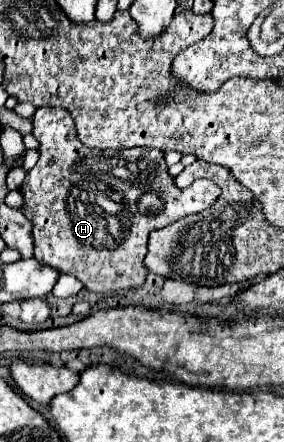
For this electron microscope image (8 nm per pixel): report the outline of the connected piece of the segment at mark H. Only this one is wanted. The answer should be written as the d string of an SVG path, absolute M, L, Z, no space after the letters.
M38 107L34 117L34 135L36 139L40 141L40 159L36 163L36 167L32 171L28 171L20 191L24 195L24 215L32 221L32 237L34 237L34 257L40 261L40 263L46 263L54 269L58 269L60 273L70 273L74 275L78 281L84 283L84 287L88 291L94 291L94 293L108 293L108 291L120 291L120 289L132 289L132 287L138 287L144 283L146 275L148 275L148 269L144 267L144 257L148 253L146 245L148 245L148 233L158 229L158 227L166 227L170 225L172 221L178 221L180 217L186 217L186 215L192 215L192 213L200 213L204 209L208 209L210 205L216 203L218 195L220 195L220 187L212 181L212 179L196 179L194 187L188 187L188 189L178 189L174 179L170 177L168 173L168 165L164 163L164 155L158 151L158 149L152 149L152 147L132 147L132 149L90 149L86 147L84 143L80 143L78 139L78 133L76 133L76 125L74 125L74 119L72 115L66 111L66 109L60 109L60 107Z

